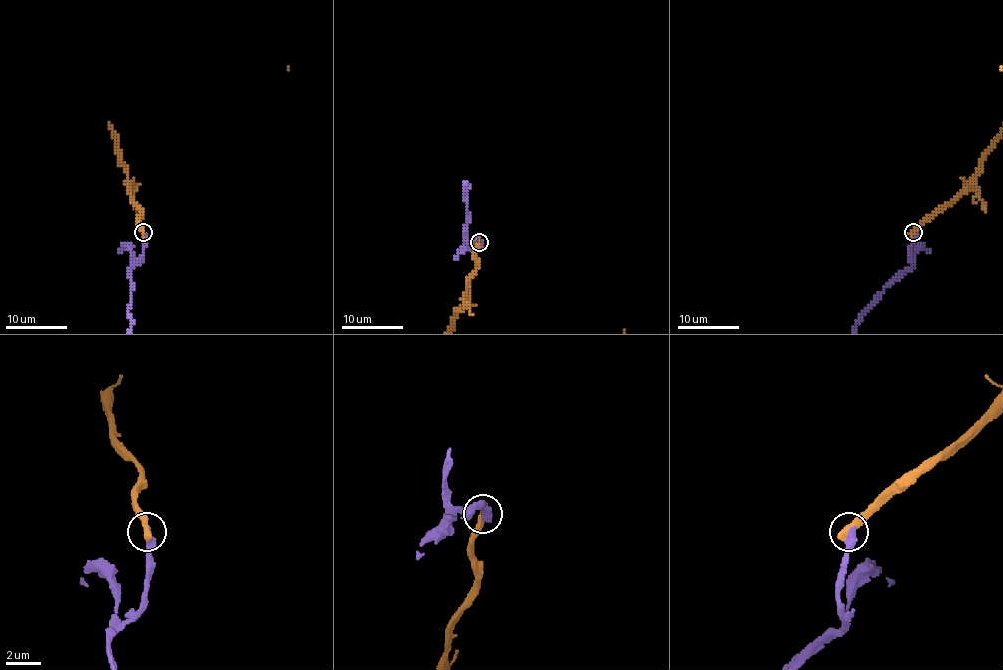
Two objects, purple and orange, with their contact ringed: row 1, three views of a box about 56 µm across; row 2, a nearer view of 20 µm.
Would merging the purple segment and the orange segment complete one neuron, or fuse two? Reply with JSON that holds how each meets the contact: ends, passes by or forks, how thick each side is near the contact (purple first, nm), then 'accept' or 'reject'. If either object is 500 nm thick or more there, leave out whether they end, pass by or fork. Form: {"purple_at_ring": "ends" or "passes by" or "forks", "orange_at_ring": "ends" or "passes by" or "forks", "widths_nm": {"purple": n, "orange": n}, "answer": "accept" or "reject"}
{"widths_nm": {"purple": 480, "orange": 500}, "answer": "reject"}

